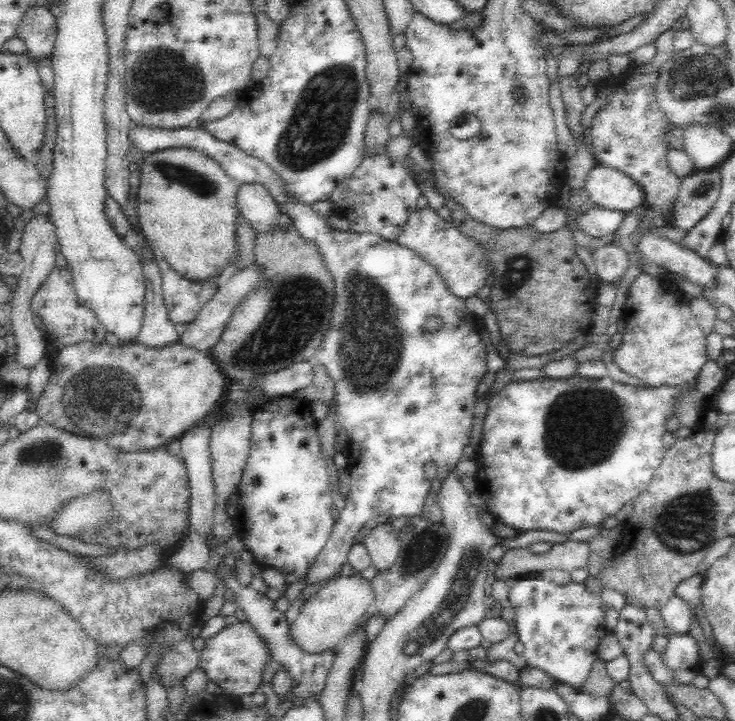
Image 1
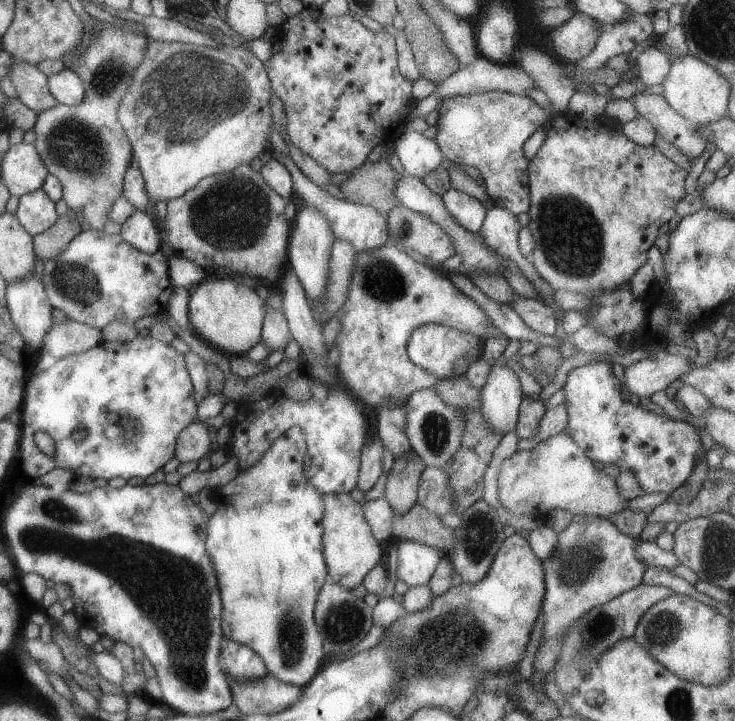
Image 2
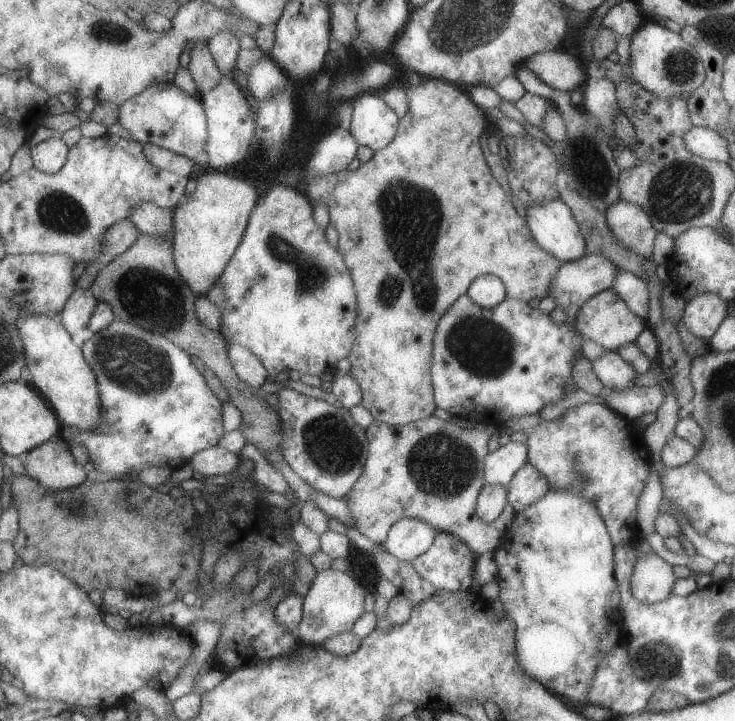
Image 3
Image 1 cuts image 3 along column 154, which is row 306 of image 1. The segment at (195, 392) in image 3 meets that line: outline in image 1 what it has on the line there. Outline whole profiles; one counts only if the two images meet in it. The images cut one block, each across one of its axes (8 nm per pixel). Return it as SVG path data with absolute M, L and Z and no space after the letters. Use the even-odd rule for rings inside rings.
M133 123L128 130L128 138L130 139L130 147L137 151L142 151L145 154L156 152L156 150L164 150L164 148L176 148L176 147L188 147L194 150L207 154L210 158L213 158L220 166L226 171L226 174L236 184L263 184L264 188L269 190L269 193L273 196L275 203L279 206L279 212L287 214L291 218L291 224L298 231L298 234L306 240L312 240L318 246L318 250L322 255L324 264L329 270L329 273L333 277L335 283L335 306L333 307L333 316L331 321L332 333L325 334L324 341L320 344L318 351L314 357L314 362L318 362L324 366L327 373L331 376L335 382L335 411L338 414L340 426L343 431L349 436L347 443L347 460L348 465L345 470L349 473L351 483L350 490L345 500L345 507L340 510L339 518L333 524L332 532L327 543L324 545L321 554L316 558L316 562L312 564L312 567L308 569L308 572L304 576L305 586L310 586L320 582L320 580L328 580L336 576L342 567L347 562L348 551L351 546L355 544L354 536L364 528L366 522L370 522L372 518L376 516L388 516L388 518L400 518L400 517L411 517L418 516L421 514L425 498L427 497L428 491L430 490L431 482L424 475L424 465L426 462L434 462L437 466L436 477L441 480L447 477L447 474L455 469L456 463L462 459L464 454L464 448L470 444L472 426L474 421L474 405L478 400L476 398L476 387L480 384L482 376L488 372L487 368L487 352L486 344L482 344L482 338L480 337L480 328L482 326L481 319L476 317L472 312L466 308L466 300L464 298L457 298L448 291L446 282L440 276L440 273L436 272L436 267L429 265L428 262L424 261L416 251L410 250L405 246L398 244L396 241L389 241L377 234L372 233L356 233L350 230L339 231L334 230L332 226L328 224L328 219L325 216L319 215L310 205L302 204L292 197L288 197L286 189L284 189L284 183L270 166L264 161L256 158L248 153L242 151L242 149L236 147L232 142L222 141L218 138L214 138L209 132L206 132L199 126L186 126L186 128L175 128L175 129L164 129L164 128L150 128L149 126L140 126L139 124ZM438 317L442 320L442 328L430 332L424 331L424 324L428 318Z

